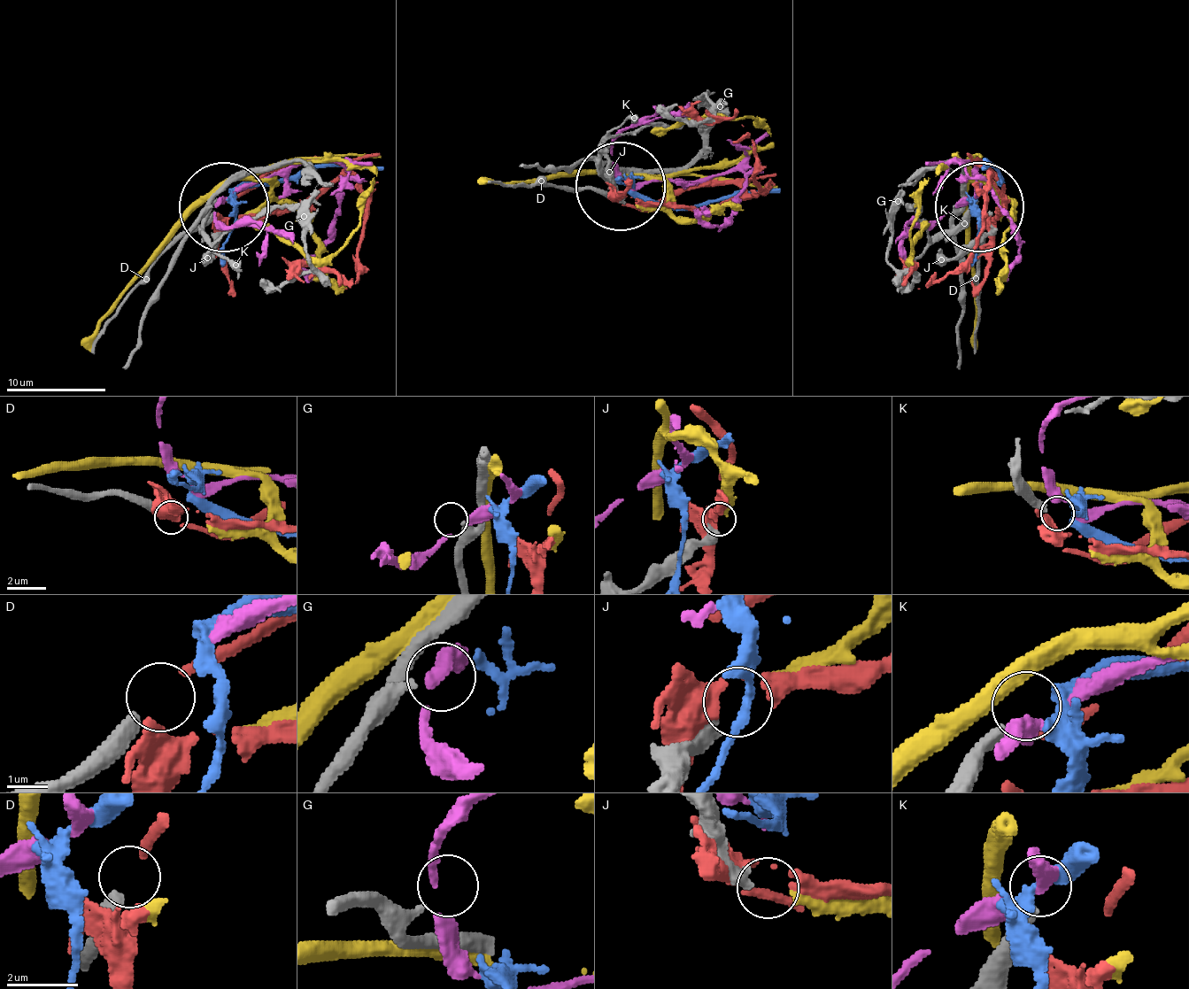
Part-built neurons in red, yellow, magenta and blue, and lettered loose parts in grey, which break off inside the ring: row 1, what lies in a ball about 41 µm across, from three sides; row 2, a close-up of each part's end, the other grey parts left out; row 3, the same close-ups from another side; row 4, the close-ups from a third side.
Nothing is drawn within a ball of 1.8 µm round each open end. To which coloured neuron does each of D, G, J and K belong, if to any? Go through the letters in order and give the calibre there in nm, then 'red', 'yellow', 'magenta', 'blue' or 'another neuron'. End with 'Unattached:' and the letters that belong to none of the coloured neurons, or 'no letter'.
D: calibre 440 nm; red
G: calibre 320 nm; another neuron
J: calibre 400 nm; yellow
K: calibre 340 nm; blue
Unattached: G

